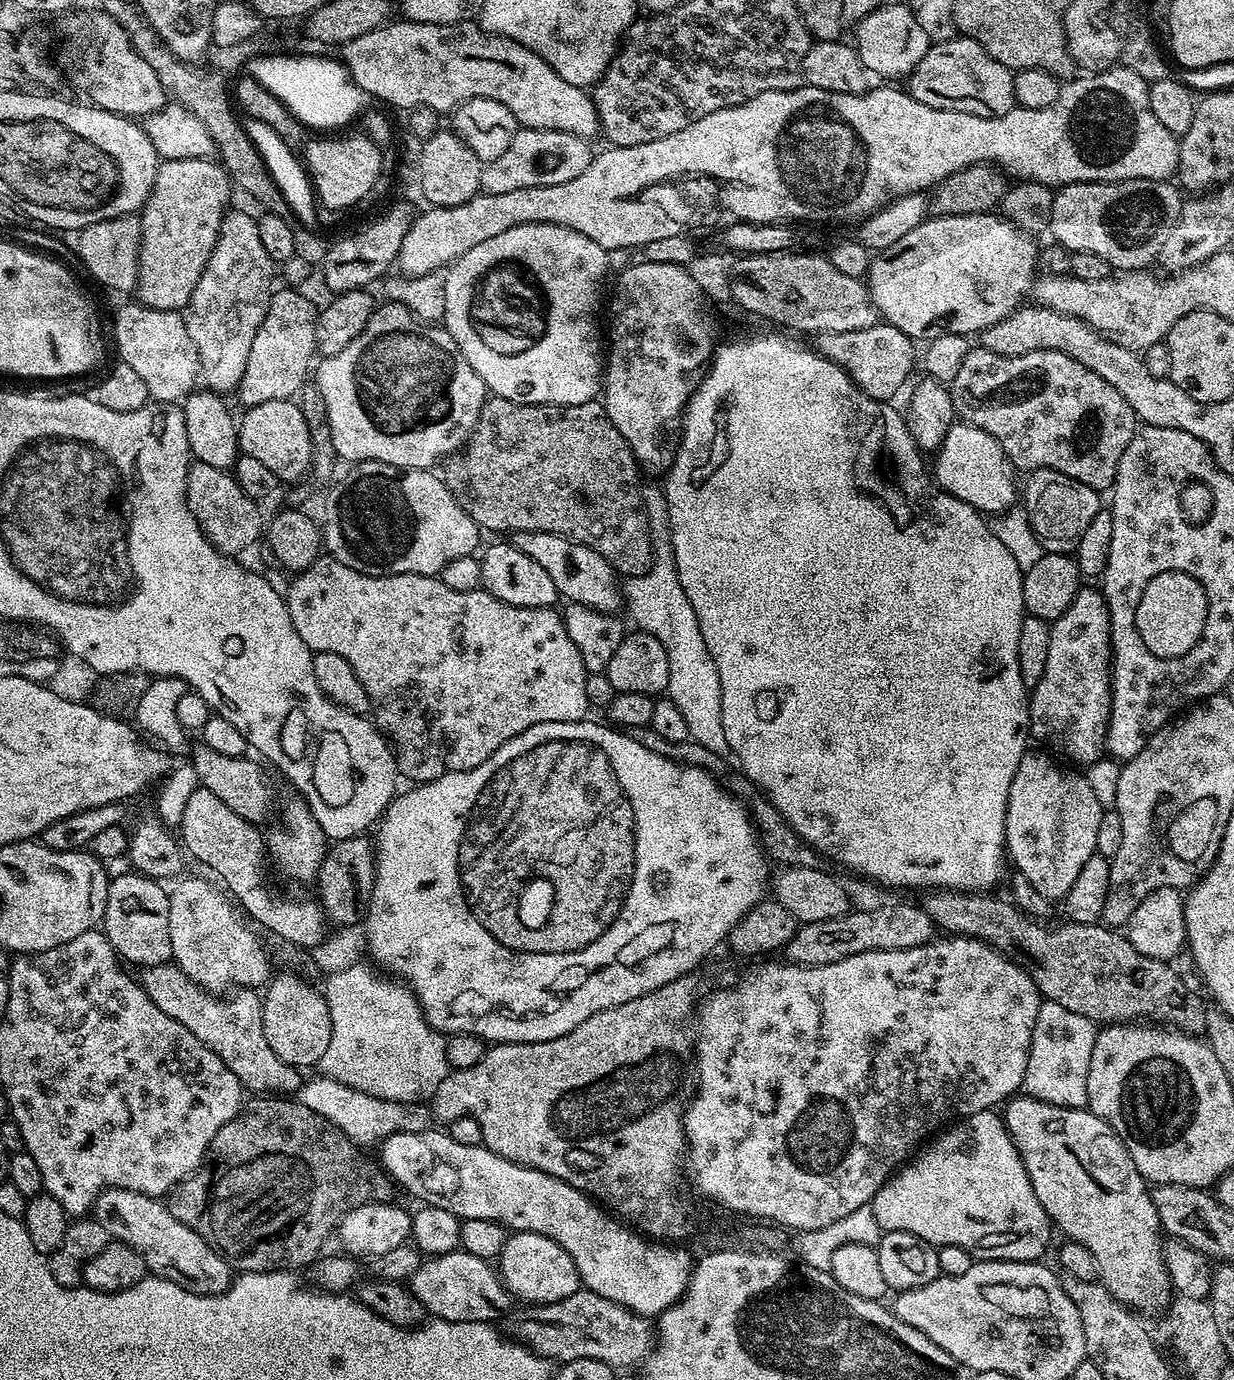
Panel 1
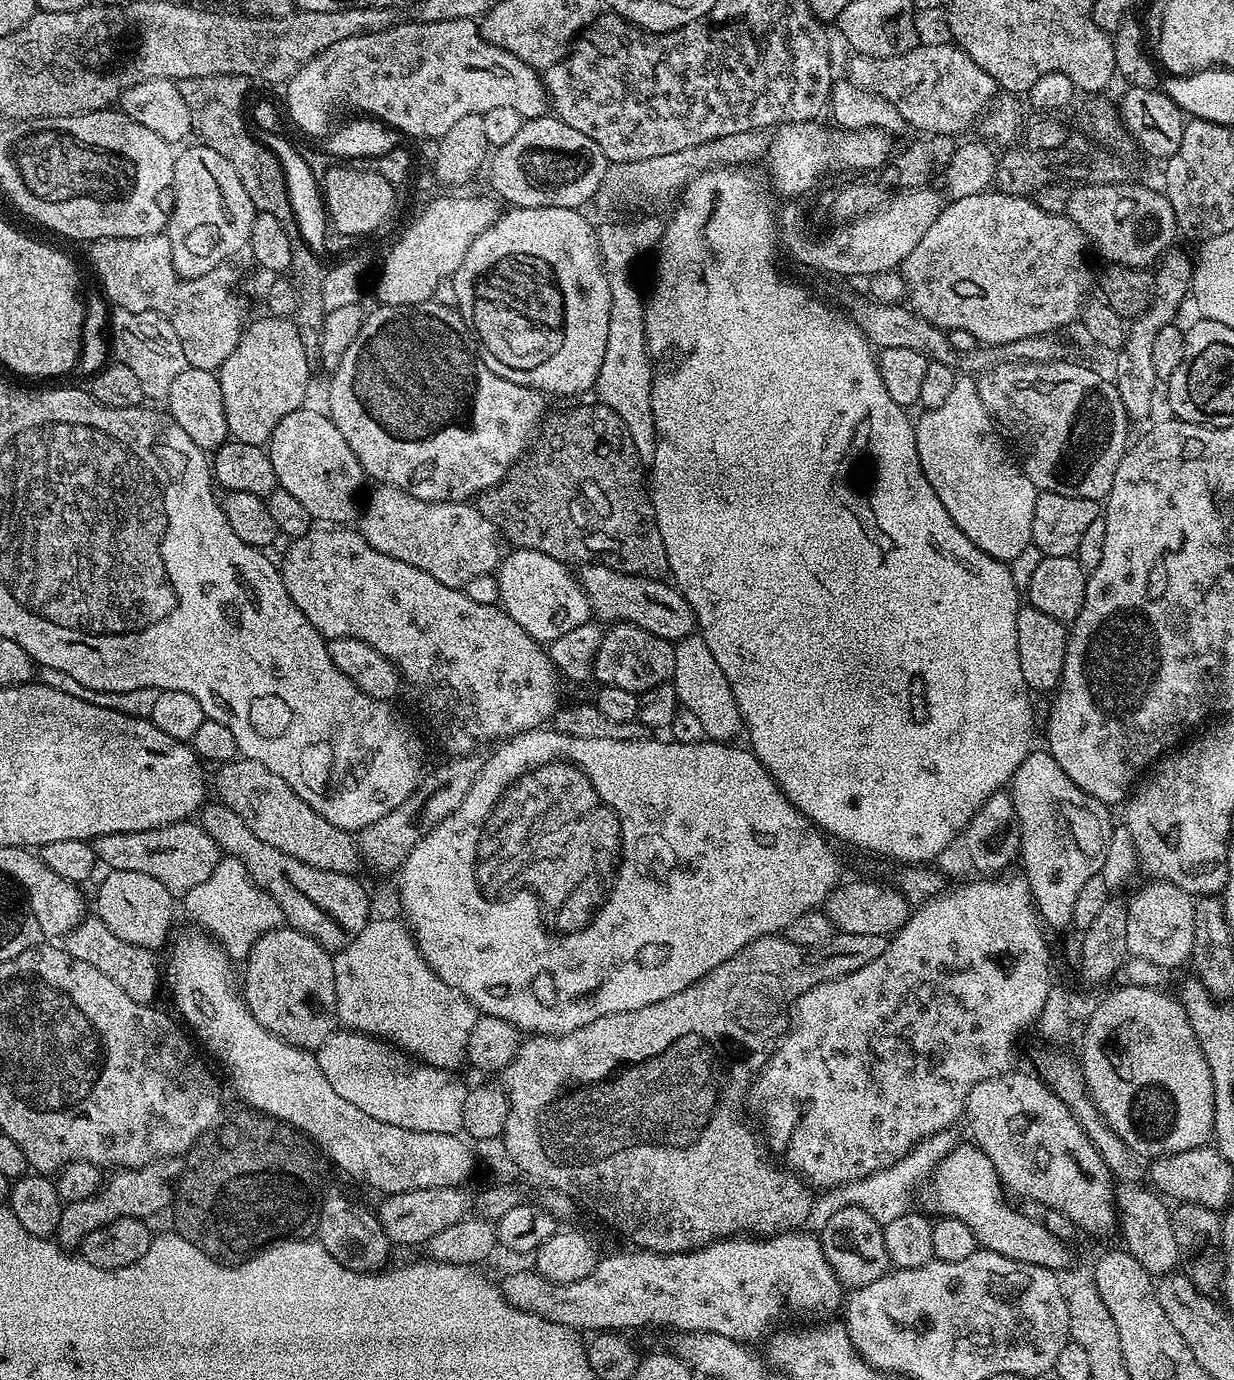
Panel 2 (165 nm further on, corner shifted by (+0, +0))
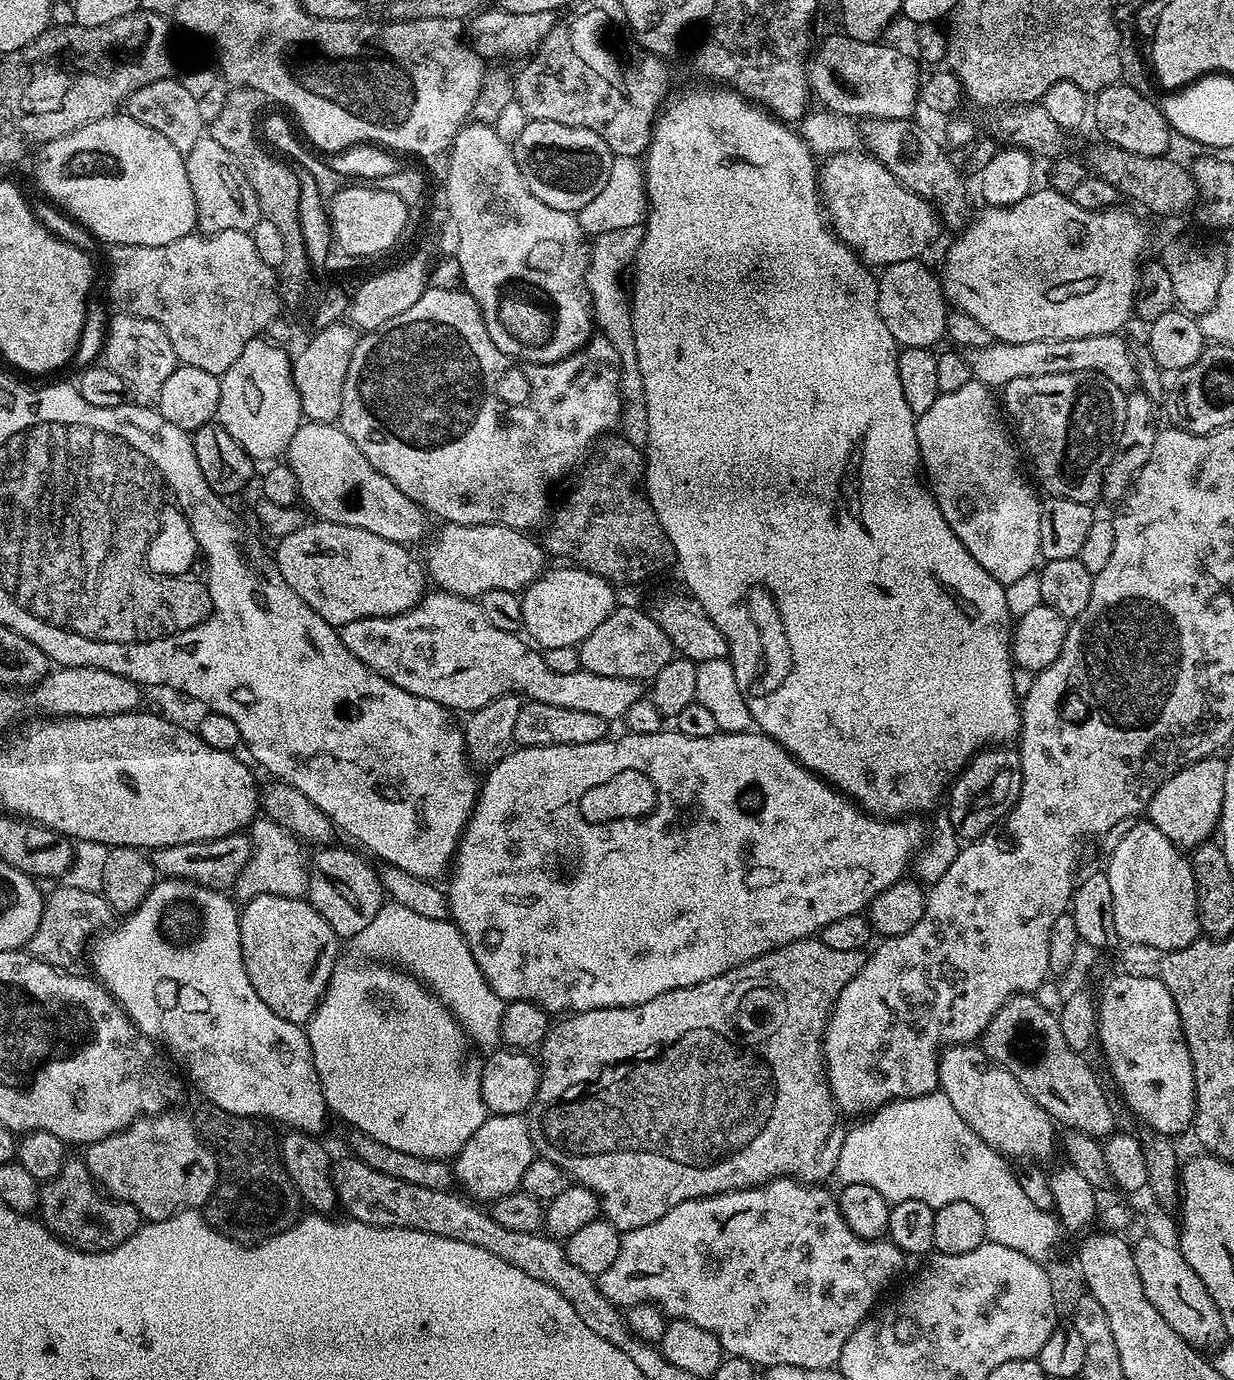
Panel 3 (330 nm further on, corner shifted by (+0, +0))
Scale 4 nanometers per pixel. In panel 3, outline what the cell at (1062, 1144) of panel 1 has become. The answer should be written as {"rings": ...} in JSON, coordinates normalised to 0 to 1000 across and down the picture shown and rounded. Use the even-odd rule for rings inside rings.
{"rings":[[[772,757],[762,764],[761,791],[772,799],[776,807],[811,838],[849,838],[857,832],[854,809],[849,807],[837,792],[827,786],[818,775],[806,771],[793,759]]]}

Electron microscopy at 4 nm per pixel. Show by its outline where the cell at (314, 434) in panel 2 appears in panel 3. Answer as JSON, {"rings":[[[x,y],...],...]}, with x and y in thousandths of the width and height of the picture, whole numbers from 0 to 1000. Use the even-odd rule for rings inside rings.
{"rings":[[[250,304],[244,307],[233,321],[232,335],[242,349],[246,364],[253,368],[255,375],[300,384],[308,390],[328,396],[343,387],[345,372],[342,367],[326,358],[305,338],[300,338],[275,308]]]}

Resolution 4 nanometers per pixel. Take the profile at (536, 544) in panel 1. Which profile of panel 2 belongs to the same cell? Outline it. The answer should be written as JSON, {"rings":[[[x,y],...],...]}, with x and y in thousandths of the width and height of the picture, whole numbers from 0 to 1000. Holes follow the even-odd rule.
{"rings":[[[482,407],[474,408],[471,412],[473,412],[468,414],[468,420],[470,425],[476,432],[481,447],[487,450],[513,452],[520,457],[527,457],[527,459],[533,459],[536,463],[545,465],[553,461],[562,460],[565,454],[564,445],[550,426],[544,422],[528,420],[525,417],[511,417]]]}

